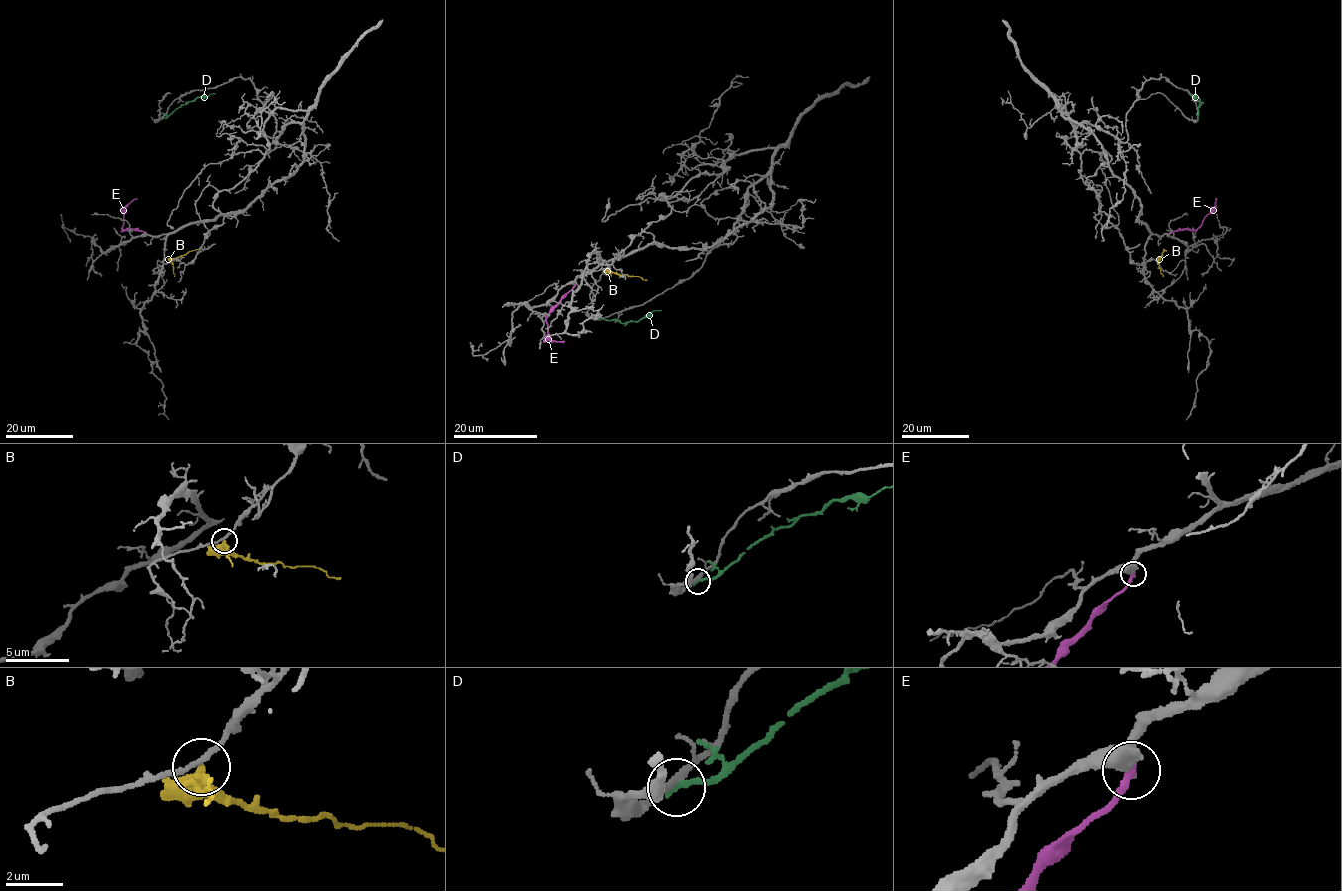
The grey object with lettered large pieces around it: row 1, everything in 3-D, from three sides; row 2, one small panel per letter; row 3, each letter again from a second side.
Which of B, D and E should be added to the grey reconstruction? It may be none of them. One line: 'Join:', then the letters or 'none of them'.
Join: none of them

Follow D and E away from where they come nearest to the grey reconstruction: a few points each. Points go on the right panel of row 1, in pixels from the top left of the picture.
D: (1198, 119), (1201, 104), (1190, 93)
E: (1170, 233), (1198, 228), (1216, 198)

